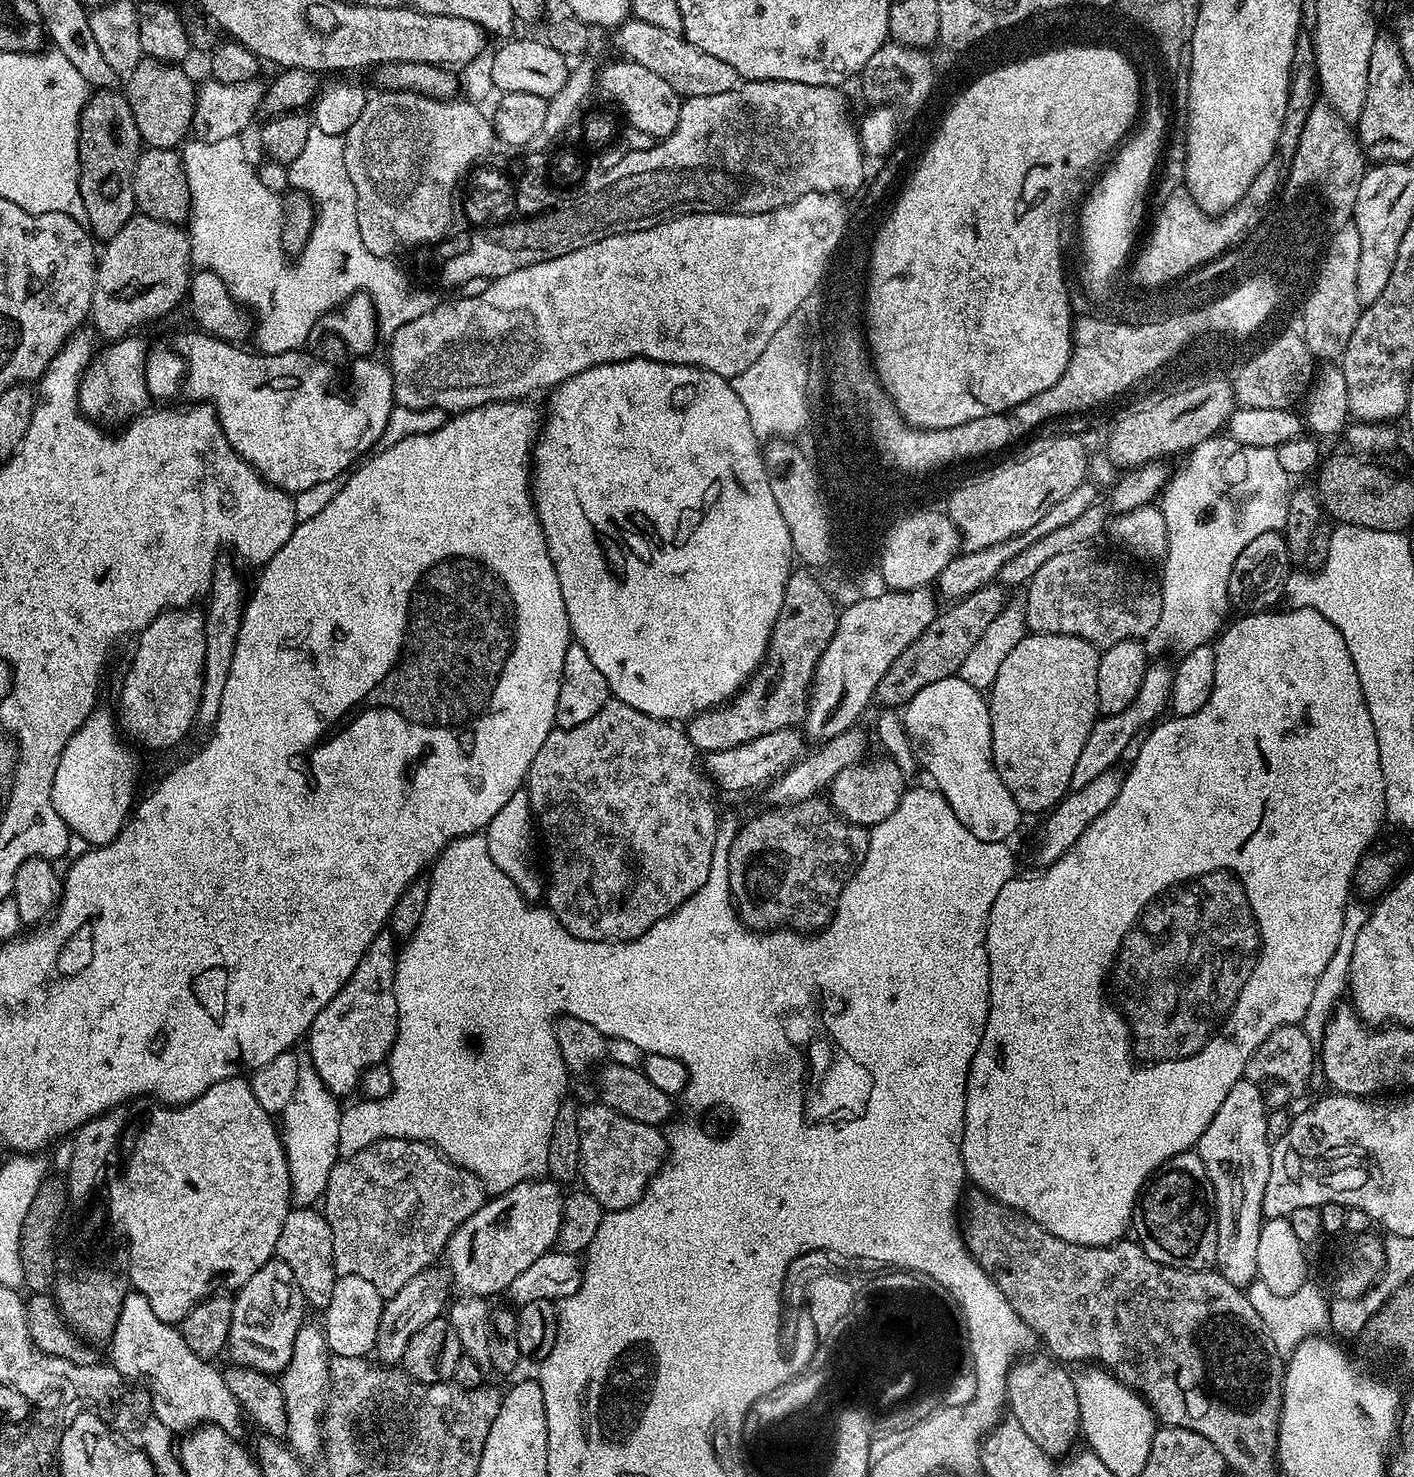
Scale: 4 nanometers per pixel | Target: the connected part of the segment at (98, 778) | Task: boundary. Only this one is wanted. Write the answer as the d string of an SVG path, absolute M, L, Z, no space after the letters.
M103 710L92 712L70 742L66 742L58 758L58 770L54 770L54 810L58 810L66 822L69 833L76 835L77 832L88 846L115 840L137 799L136 779L140 776L140 764L135 754L120 741L121 733L114 716L113 720L111 714Z

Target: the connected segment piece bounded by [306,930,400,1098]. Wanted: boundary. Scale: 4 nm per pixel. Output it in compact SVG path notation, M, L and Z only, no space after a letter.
M391 931L377 934L342 990L327 1003L308 1029L306 1045L310 1067L326 1082L333 1096L345 1098L360 1087L362 1074L375 1064L383 1064L392 1051L400 1029L394 978L399 964L397 939Z

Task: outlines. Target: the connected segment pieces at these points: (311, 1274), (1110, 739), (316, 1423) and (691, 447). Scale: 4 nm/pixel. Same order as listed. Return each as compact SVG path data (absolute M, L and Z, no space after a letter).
M293 1207L288 1211L286 1222L282 1222L282 1234L278 1234L276 1256L286 1262L286 1266L290 1266L305 1301L311 1307L313 1304L318 1310L325 1310L330 1306L337 1275L334 1266L334 1242L323 1211L315 1207Z
M1156 662L1149 663L1146 674L1142 678L1142 690L1138 690L1134 702L1130 702L1130 706L1126 706L1126 710L1118 714L1101 715L1097 719L1096 725L1090 730L1090 738L1086 738L1086 746L1082 746L1082 754L1074 766L1073 789L1086 786L1086 782L1094 782L1098 774L1117 767L1121 763L1122 750L1130 745L1130 740L1135 735L1143 733L1149 726L1155 725L1158 718L1165 715L1170 704L1172 673L1171 667L1167 668L1166 665L1156 664Z
M305 1322L294 1338L294 1354L279 1377L280 1389L286 1398L286 1440L292 1451L301 1458L308 1458L311 1452L319 1453L322 1448L322 1417L330 1395L329 1359L330 1351L323 1327L319 1323Z
M638 359L638 360L623 360L623 361L622 361L622 362L618 362L618 363L617 363L617 364L603 364L603 365L602 365L602 366L593 366L593 368L591 368L591 369L590 369L590 370L586 370L586 371L585 371L585 372L583 372L583 373L582 373L582 374L578 374L578 375L577 375L577 376L575 376L575 377L574 377L574 378L570 378L570 379L569 379L569 380L563 380L563 381L562 381L562 382L561 382L561 383L560 383L560 384L558 384L558 385L556 385L556 387L555 387L555 388L553 388L553 389L551 389L551 392L550 392L550 395L549 395L549 396L552 396L552 397L550 397L550 398L549 398L549 400L548 400L548 412L547 412L547 408L546 408L546 415L545 415L545 416L544 416L544 417L543 417L543 420L542 420L542 435L541 435L541 436L540 436L540 437L539 437L539 440L538 440L538 443L537 443L537 444L536 444L536 445L535 445L535 448L534 448L534 471L533 471L533 472L532 472L532 473L531 473L531 476L530 476L530 483L531 483L531 486L532 486L532 503L533 503L533 504L535 504L535 505L536 505L536 513L537 513L537 514L538 514L538 518L539 518L539 519L540 519L540 525L541 525L541 526L542 526L542 530L543 530L543 531L544 531L544 536L545 536L545 537L546 537L546 546L547 546L547 547L548 547L548 553L549 553L549 554L550 554L550 562L554 562L554 570L555 570L555 571L556 571L556 573L557 573L557 574L558 574L558 586L562 586L562 602L566 602L566 614L567 614L567 615L568 615L568 621L569 621L569 622L570 622L570 630L571 630L571 631L572 631L572 639L573 639L573 641L575 641L575 643L578 643L578 644L580 644L580 645L581 645L581 646L582 646L582 650L586 650L586 655L588 655L588 656L589 656L589 658L590 658L590 659L591 659L591 660L593 660L593 661L594 661L594 666L598 666L598 671L600 671L600 673L602 673L602 678L606 678L606 682L607 682L607 683L608 683L608 691L609 691L609 693L611 693L611 695L612 695L612 696L613 696L613 697L615 697L615 699L617 699L617 700L621 700L621 701L622 701L622 702L626 702L626 706L634 706L634 710L642 710L642 714L650 714L650 718L658 718L658 719L659 719L659 720L667 720L667 721L669 721L669 722L687 722L687 721L689 721L689 720L691 720L691 719L692 719L692 717L693 717L693 716L697 716L697 714L698 714L698 713L700 713L700 712L704 712L704 711L706 711L706 709L707 709L707 708L719 708L719 707L720 707L720 705L721 705L721 704L727 704L727 703L728 703L728 701L729 701L729 700L731 700L731 699L732 699L732 697L733 697L733 696L735 696L735 695L736 695L736 693L737 693L737 692L739 692L739 691L740 691L740 689L741 689L741 688L743 688L743 687L744 687L744 685L745 685L745 684L747 684L747 683L748 683L748 681L749 681L749 680L751 680L751 678L752 678L752 675L753 675L753 674L754 674L754 673L755 673L755 672L756 672L756 669L757 669L757 668L759 668L759 667L760 667L760 665L761 665L761 664L763 664L763 663L764 663L764 655L766 655L766 653L767 653L767 652L768 652L768 643L769 643L769 642L770 642L770 638L771 638L771 637L772 637L772 631L773 631L773 630L774 630L774 622L775 622L775 621L776 621L776 619L777 619L777 618L778 618L778 614L779 614L779 613L780 613L780 611L781 611L781 610L782 610L782 598L783 598L783 597L784 597L784 591L785 591L785 590L786 590L786 582L787 582L787 581L788 581L788 573L789 573L789 572L791 572L791 571L793 571L793 568L794 568L794 553L793 553L793 551L792 551L792 543L791 543L791 542L790 542L790 530L786 530L786 518L782 518L782 510L778 510L778 502L774 502L774 493L773 493L773 492L772 492L772 491L771 491L771 490L770 490L770 477L768 477L768 467L766 467L766 465L764 465L764 454L763 454L763 451L762 451L762 444L761 444L761 441L759 441L759 440L757 440L757 439L756 439L756 435L755 435L755 434L754 434L754 430L750 430L750 414L746 414L746 406L742 406L742 398L738 398L738 394L734 394L734 390L733 390L733 389L732 389L732 385L731 385L731 383L729 383L729 381L728 381L728 380L727 380L727 379L725 379L725 377L723 377L723 376L719 376L719 375L718 375L718 374L714 374L714 373L713 373L713 372L707 372L707 371L706 371L706 369L704 369L704 368L691 368L691 367L690 367L690 365L688 365L688 364L663 364L663 363L662 363L662 362L658 362L658 361L657 361L657 360L642 360L642 359Z

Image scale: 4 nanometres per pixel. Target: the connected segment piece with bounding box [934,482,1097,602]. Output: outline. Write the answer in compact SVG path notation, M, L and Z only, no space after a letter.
M1091 483L1080 484L1070 494L1066 494L1066 498L1062 498L1062 502L1050 506L1050 510L1046 510L1046 514L1042 514L1042 518L1038 518L1038 522L1034 522L1034 526L1030 526L1030 530L1026 530L1021 536L1015 536L1006 542L998 542L994 546L986 546L982 550L968 550L957 555L946 566L946 570L942 570L942 574L936 577L935 591L941 597L944 595L945 601L955 602L974 594L974 590L985 588L987 584L993 583L999 577L1002 566L1006 566L1006 562L1010 562L1010 558L1014 558L1016 554L1022 554L1022 550L1026 550L1028 546L1046 534L1050 534L1052 530L1058 530L1060 526L1074 522L1074 518L1078 518L1078 514L1082 514L1082 510L1086 510L1089 504L1097 499L1095 490L1097 491Z

